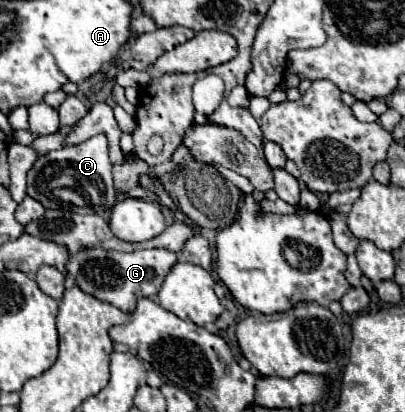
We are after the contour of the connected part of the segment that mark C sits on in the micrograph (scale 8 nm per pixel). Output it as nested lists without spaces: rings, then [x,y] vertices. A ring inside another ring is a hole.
[[[93,136],[77,146],[65,146],[61,150],[49,152],[41,156],[27,174],[27,194],[41,202],[45,208],[53,210],[73,210],[73,212],[93,212],[105,214],[117,202],[117,192],[113,188],[113,174],[111,174],[111,160],[109,160],[109,144],[107,136]],[[57,176],[69,178],[69,184],[57,184]]]

